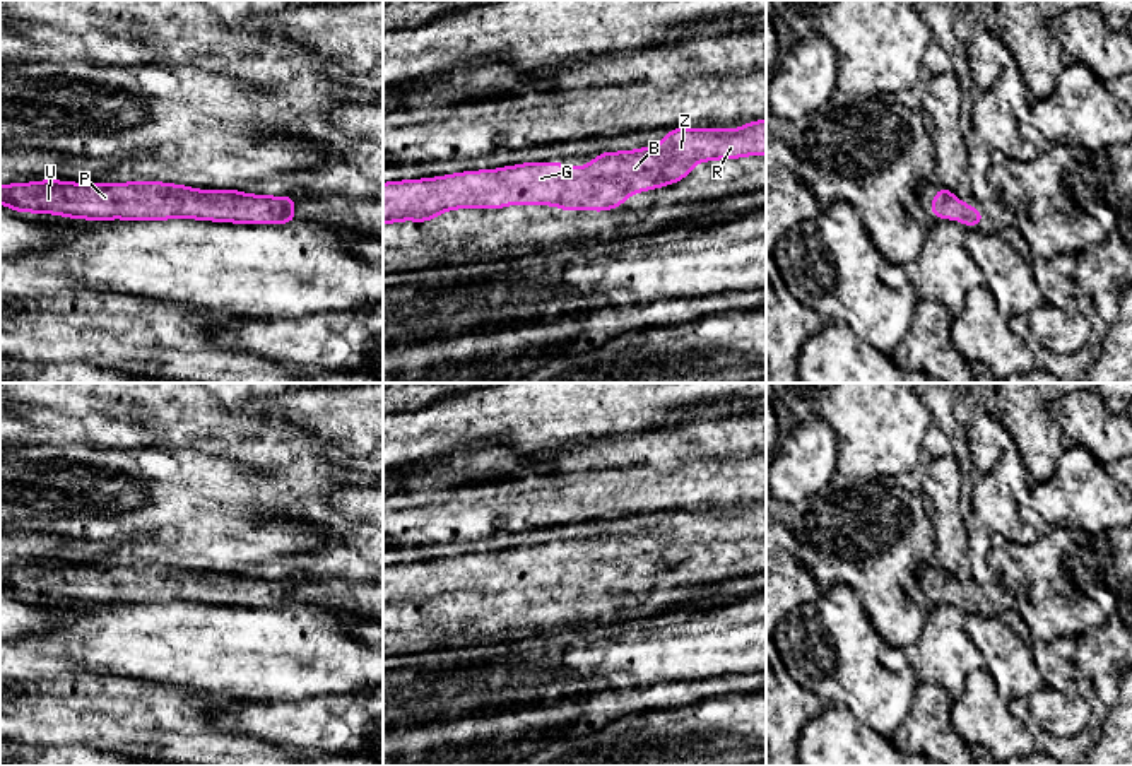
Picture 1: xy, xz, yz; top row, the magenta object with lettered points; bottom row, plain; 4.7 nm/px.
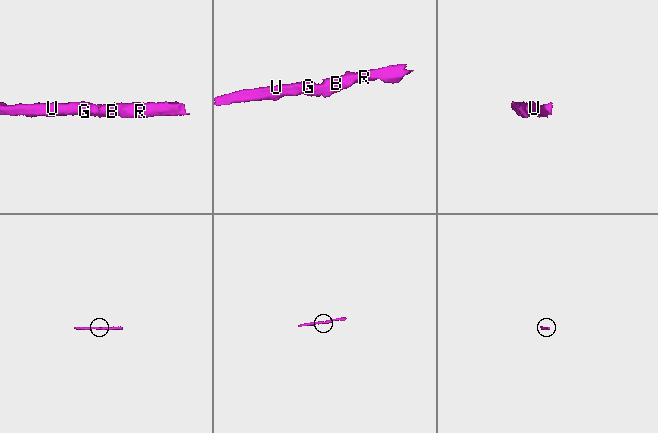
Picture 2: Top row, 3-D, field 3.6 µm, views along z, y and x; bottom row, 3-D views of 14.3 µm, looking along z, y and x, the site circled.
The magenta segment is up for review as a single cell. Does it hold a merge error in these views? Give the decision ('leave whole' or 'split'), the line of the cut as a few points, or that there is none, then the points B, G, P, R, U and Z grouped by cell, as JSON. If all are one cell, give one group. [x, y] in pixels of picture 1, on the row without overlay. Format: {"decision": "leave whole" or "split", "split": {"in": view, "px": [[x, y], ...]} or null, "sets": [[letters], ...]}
{"decision": "leave whole", "split": null, "sets": [["B", "G", "P", "R", "U", "Z"]]}

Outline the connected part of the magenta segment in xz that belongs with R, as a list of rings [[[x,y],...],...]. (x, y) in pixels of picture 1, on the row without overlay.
[[[766,503],[752,504],[735,513],[674,511],[663,520],[660,528],[631,535],[604,535],[585,551],[566,551],[561,545],[525,545],[501,552],[475,552],[439,561],[383,566],[383,607],[407,602],[424,605],[445,593],[462,590],[496,593],[513,586],[554,588],[568,595],[590,590],[593,595],[600,595],[621,590],[633,576],[681,564],[696,545],[763,537],[766,537]]]

